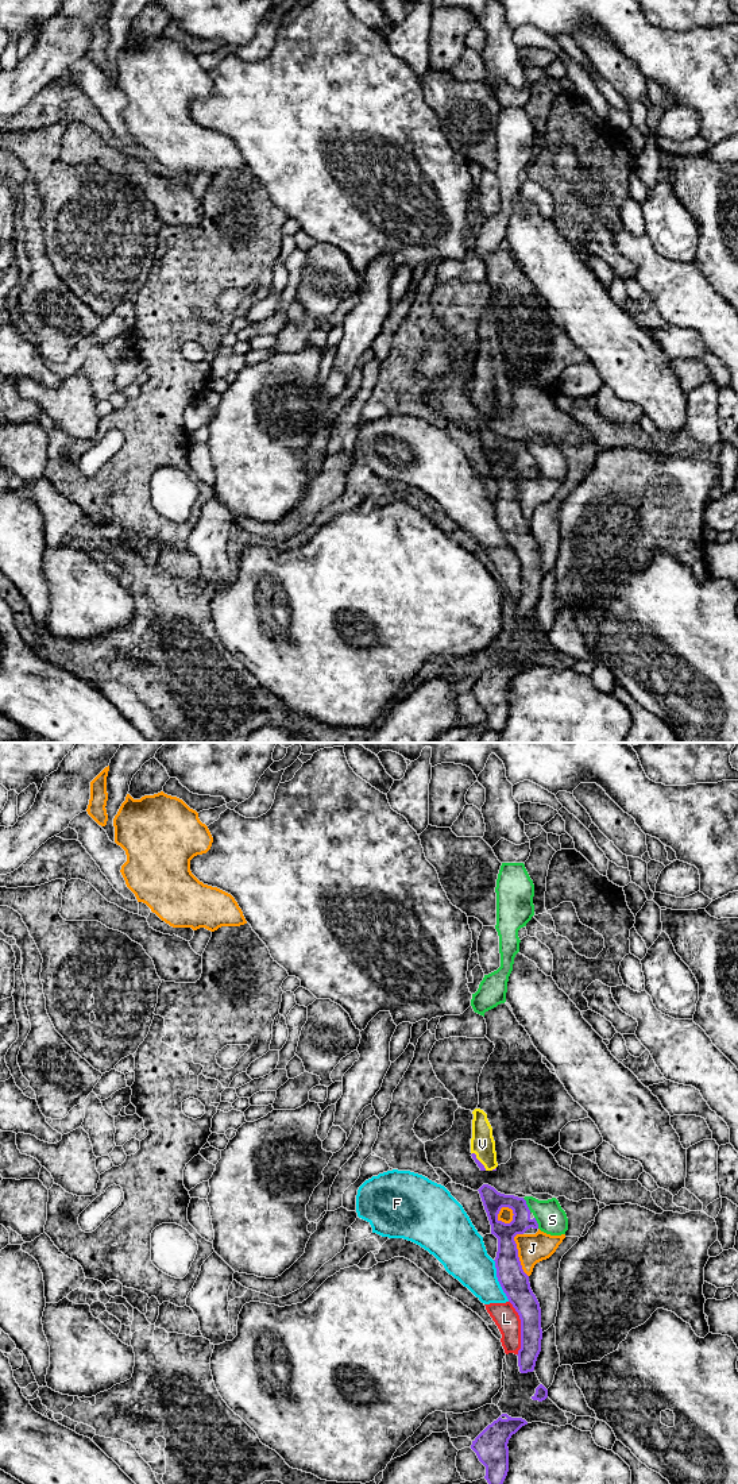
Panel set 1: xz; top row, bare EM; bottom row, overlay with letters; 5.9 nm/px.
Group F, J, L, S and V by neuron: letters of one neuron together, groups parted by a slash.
F / J / L / S / V

